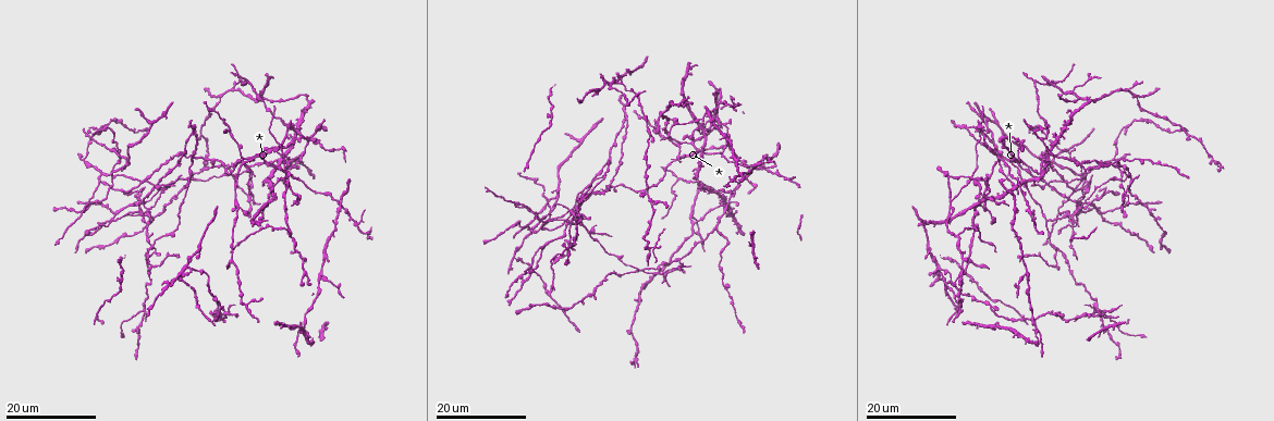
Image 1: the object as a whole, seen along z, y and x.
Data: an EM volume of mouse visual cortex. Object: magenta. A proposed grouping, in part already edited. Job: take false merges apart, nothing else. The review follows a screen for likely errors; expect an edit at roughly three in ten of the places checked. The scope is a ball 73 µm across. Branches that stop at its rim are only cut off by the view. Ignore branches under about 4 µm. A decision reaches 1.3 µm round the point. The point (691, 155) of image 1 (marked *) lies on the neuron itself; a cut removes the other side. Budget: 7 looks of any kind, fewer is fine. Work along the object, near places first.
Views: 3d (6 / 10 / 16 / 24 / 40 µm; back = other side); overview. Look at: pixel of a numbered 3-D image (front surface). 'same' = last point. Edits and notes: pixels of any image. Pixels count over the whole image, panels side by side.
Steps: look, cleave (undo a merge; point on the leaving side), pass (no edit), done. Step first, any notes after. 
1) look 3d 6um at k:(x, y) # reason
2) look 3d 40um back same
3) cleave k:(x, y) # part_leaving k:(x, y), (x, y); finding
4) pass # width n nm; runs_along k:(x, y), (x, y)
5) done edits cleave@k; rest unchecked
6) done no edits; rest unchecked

look 3d 16um at 1:(674, 137) # a fork

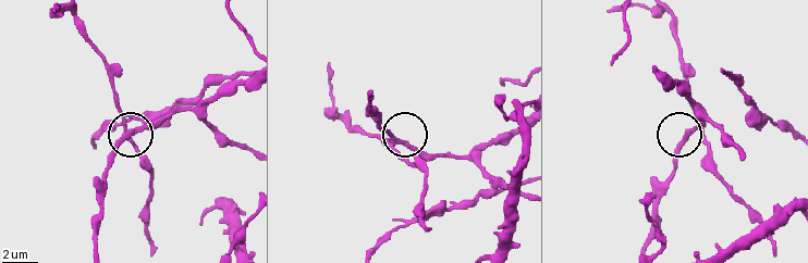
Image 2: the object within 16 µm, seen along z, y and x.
look 3d 10um at 2:(400, 143)

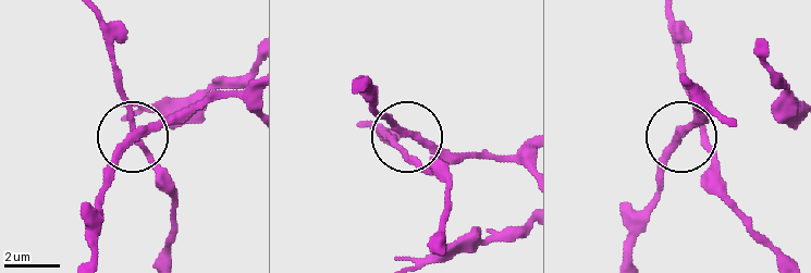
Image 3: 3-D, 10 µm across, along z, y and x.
pass # arms 3; runs_along 3:(245, 86), (203, 97), (135, 133), (119, 81); continuous, no second neuron

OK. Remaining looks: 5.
look 3d 24um at 1:(971, 177) # four or more arms meet

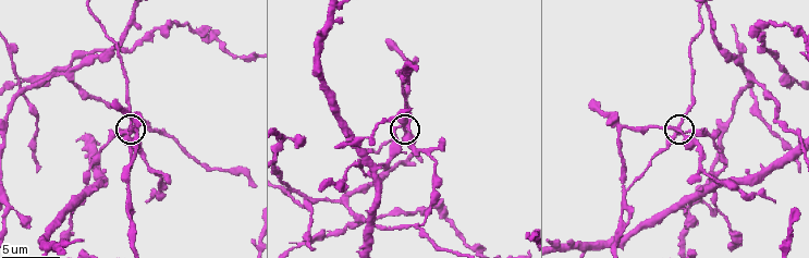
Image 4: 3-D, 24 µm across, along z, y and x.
look 3d 6um at 4:(679, 123)

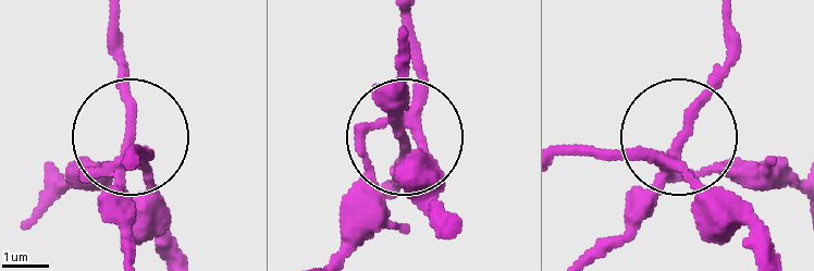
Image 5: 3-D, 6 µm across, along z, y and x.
pass # runs_along 5:(342, 246), (369, 133), (405, 140), (393, 62); all the same neuron

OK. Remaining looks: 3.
look 3d 16um at 1:(723, 203) # four or more arms meet

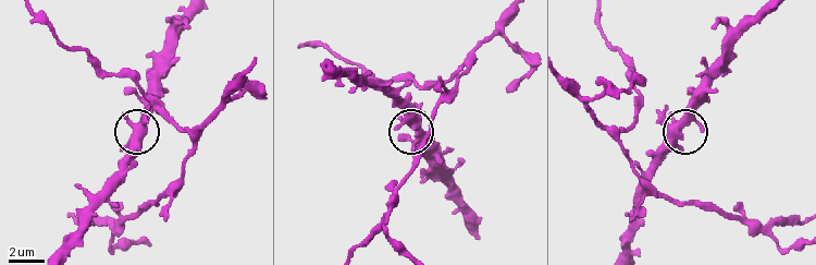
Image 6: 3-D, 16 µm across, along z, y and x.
look 3d 6um at 6:(679, 129) # zoom in

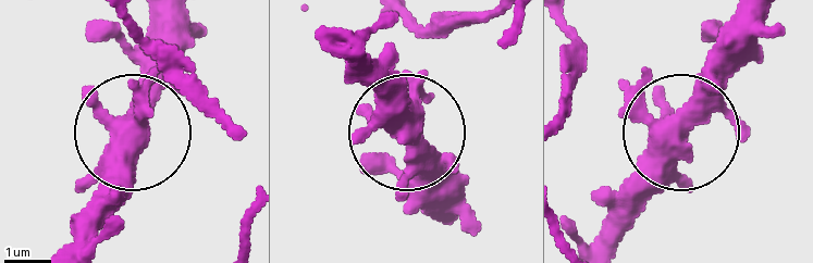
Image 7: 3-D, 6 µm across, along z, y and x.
pass # width 470 nm; continuous, no second neuron

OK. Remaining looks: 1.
done no edits; rest unchecked

